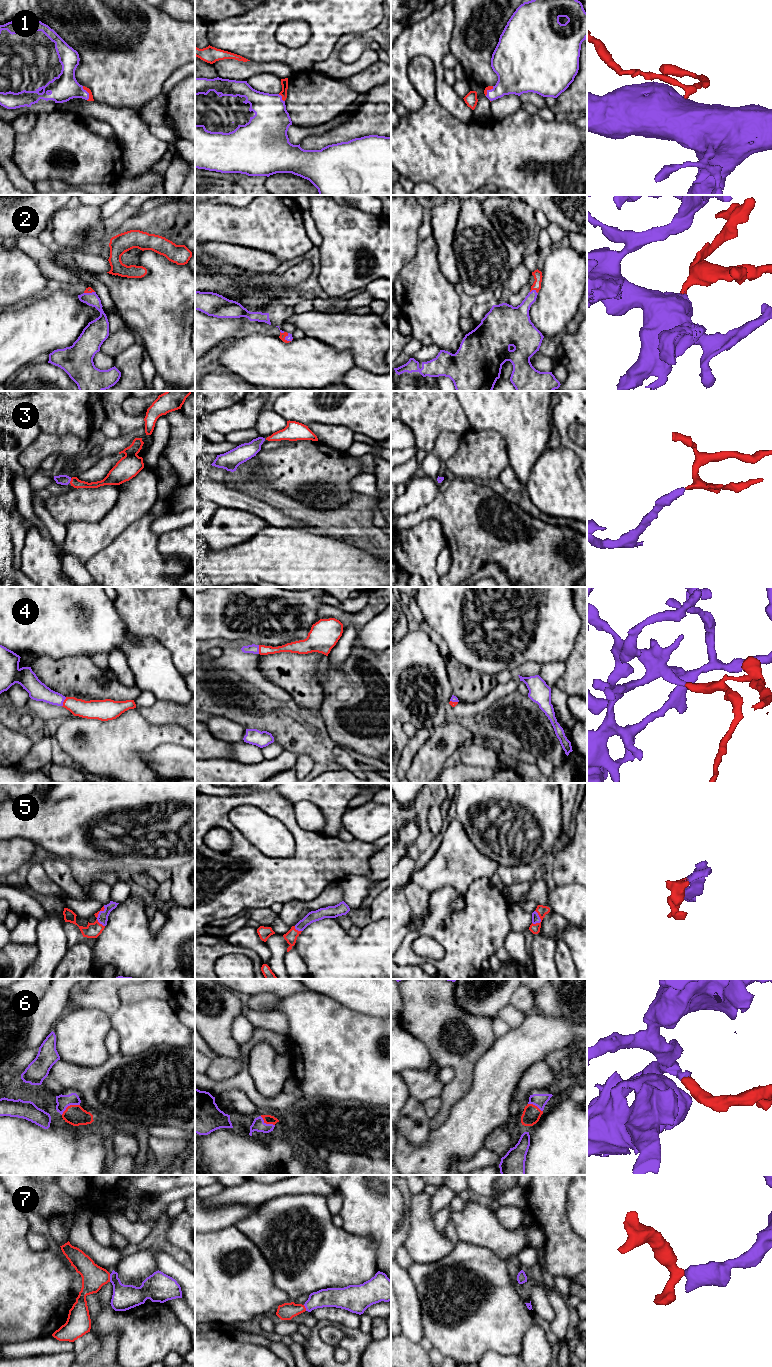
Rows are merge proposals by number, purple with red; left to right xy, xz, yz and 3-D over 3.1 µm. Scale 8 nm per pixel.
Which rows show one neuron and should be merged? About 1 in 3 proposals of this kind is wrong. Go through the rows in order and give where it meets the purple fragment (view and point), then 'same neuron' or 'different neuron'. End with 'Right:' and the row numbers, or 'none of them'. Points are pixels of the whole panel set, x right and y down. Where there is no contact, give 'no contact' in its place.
1: contact xy (88, 93); same neuron
2: contact yz (534, 290); same neuron
3: contact xy (70, 480); same neuron
4: contact xy (63, 701); same neuron
5: contact yz (540, 919); same neuron
6: contact xy (69, 1105); same neuron
7: contact xy (110, 1278); same neuron
Right: 1, 2, 3, 4, 5, 6, 7

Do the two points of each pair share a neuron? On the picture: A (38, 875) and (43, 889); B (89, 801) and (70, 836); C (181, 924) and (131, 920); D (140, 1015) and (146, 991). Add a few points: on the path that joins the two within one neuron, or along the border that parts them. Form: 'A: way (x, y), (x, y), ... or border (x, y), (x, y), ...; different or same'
A: way (38, 878), (43, 886); same
B: way (85, 810), (70, 827); same
C: way (169, 936), (163, 942), (153, 942), (143, 932); same
D: border (166, 999), (146, 997), (133, 1002), (121, 1003); different

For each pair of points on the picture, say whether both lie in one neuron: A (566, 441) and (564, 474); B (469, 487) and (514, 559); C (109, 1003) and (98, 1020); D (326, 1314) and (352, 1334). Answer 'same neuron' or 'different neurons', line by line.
A: different neurons
B: same neuron
C: different neurons
D: different neurons

